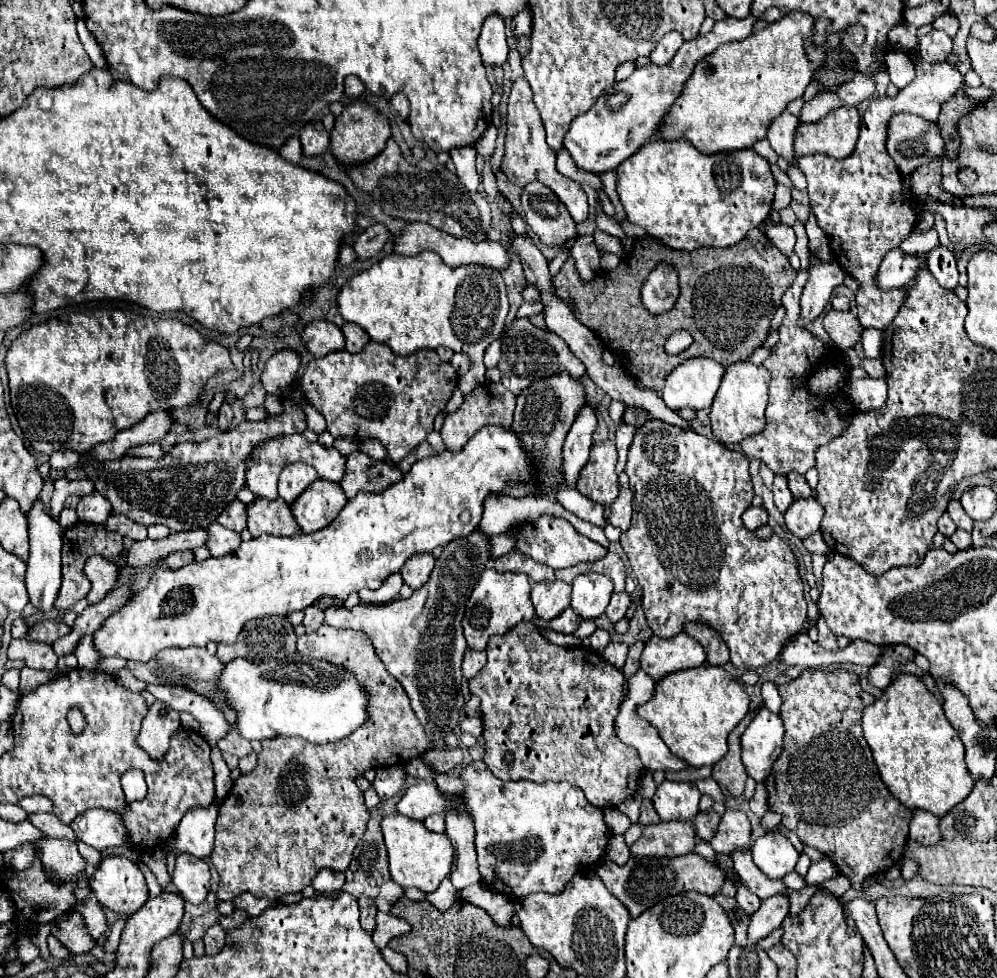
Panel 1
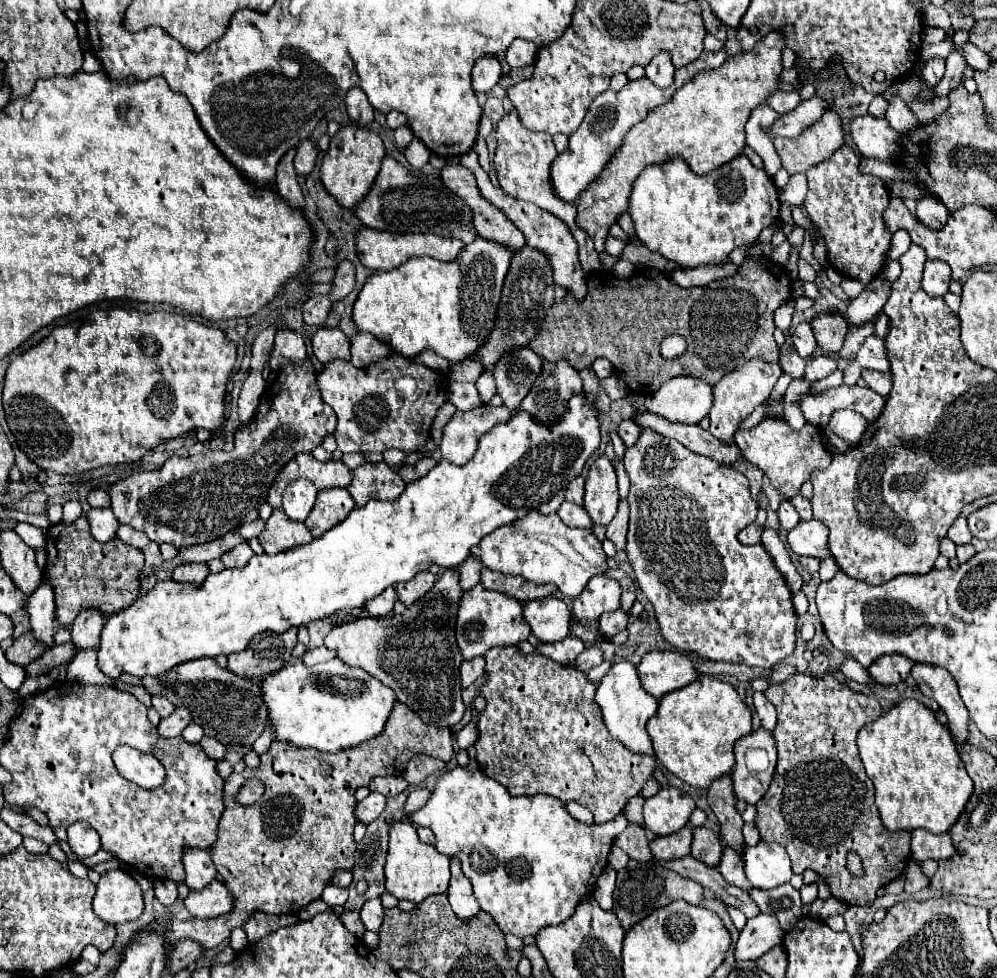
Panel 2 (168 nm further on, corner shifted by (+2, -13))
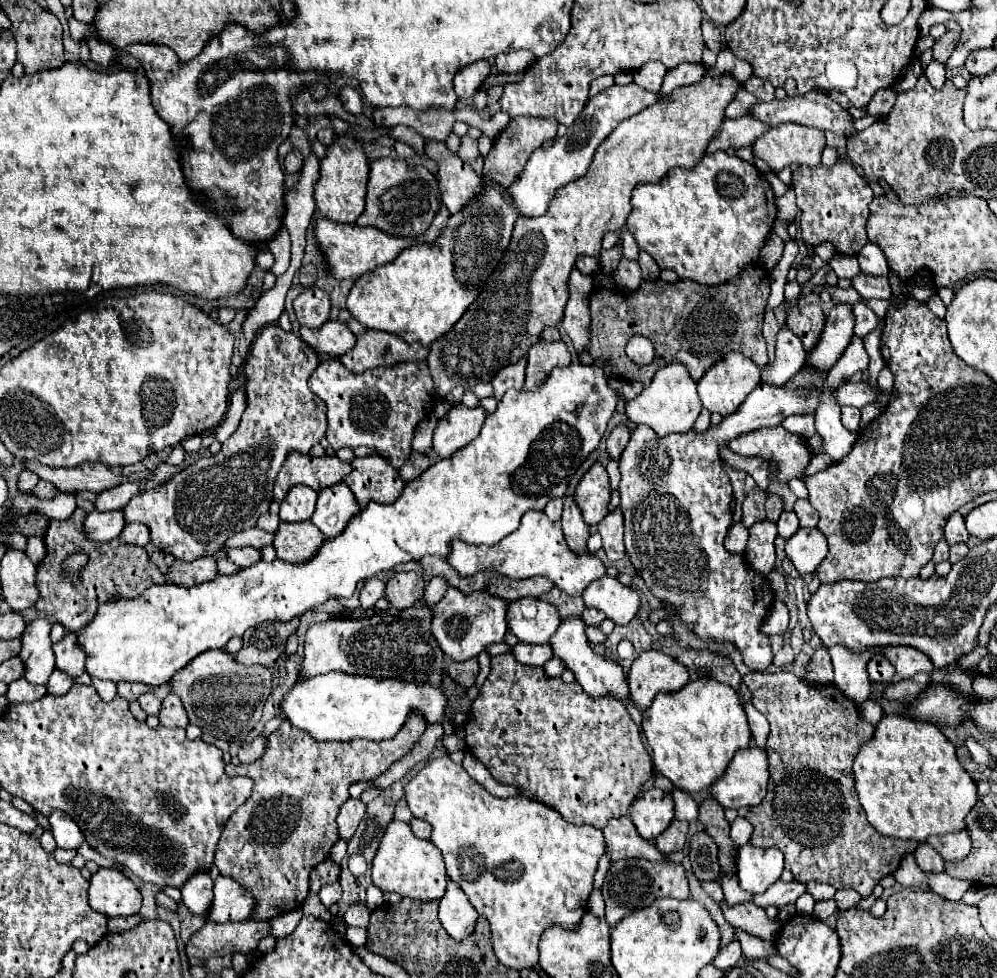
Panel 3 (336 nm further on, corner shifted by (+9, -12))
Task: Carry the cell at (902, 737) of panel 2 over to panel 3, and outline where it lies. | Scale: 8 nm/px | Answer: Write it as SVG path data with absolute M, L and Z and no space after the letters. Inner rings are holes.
M883 714L875 726L871 742L865 742L855 756L853 774L861 806L867 812L867 820L883 834L891 838L915 838L925 840L929 836L959 832L965 828L965 816L977 800L975 782L963 770L955 756L955 746L941 734L931 722L917 722L899 714Z

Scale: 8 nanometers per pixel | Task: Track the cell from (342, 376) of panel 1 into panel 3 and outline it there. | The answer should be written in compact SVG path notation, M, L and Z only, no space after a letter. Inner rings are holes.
M329 358L313 372L309 388L327 406L329 428L325 436L333 450L367 446L387 456L395 468L401 468L409 458L413 430L435 406L435 388L427 362L403 362L391 368L371 368L353 374L339 358Z

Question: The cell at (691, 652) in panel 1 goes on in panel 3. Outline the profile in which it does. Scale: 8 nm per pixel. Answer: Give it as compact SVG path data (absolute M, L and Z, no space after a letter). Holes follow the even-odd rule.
M647 650L633 660L627 680L635 706L647 710L657 692L681 690L689 682L689 672L673 656Z

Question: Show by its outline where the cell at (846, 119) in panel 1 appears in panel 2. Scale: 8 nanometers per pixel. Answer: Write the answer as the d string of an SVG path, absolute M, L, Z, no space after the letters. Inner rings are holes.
M830 109L826 117L820 117L814 125L804 129L794 139L774 139L776 153L782 159L782 167L794 175L804 173L810 165L826 161L844 143L844 129L840 117Z

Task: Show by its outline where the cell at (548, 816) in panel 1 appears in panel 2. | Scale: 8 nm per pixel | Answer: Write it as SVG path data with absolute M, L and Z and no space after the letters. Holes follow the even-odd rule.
M460 765L438 777L428 803L420 811L412 813L410 821L418 827L430 827L436 835L436 849L448 857L460 859L462 871L470 879L482 911L492 913L498 927L516 937L536 937L542 927L570 919L578 903L594 891L616 835L628 825L624 815L618 815L606 825L584 825L572 819L566 813L564 803L556 797L512 797L498 781L486 777L482 771L472 773L468 767Z

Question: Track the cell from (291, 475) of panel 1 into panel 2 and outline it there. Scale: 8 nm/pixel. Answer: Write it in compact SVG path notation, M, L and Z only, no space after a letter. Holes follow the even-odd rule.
M298 479L292 481L286 491L284 491L284 499L282 499L282 509L288 515L288 519L292 521L306 521L306 517L310 515L314 501L316 501L316 487L312 481L306 479Z

